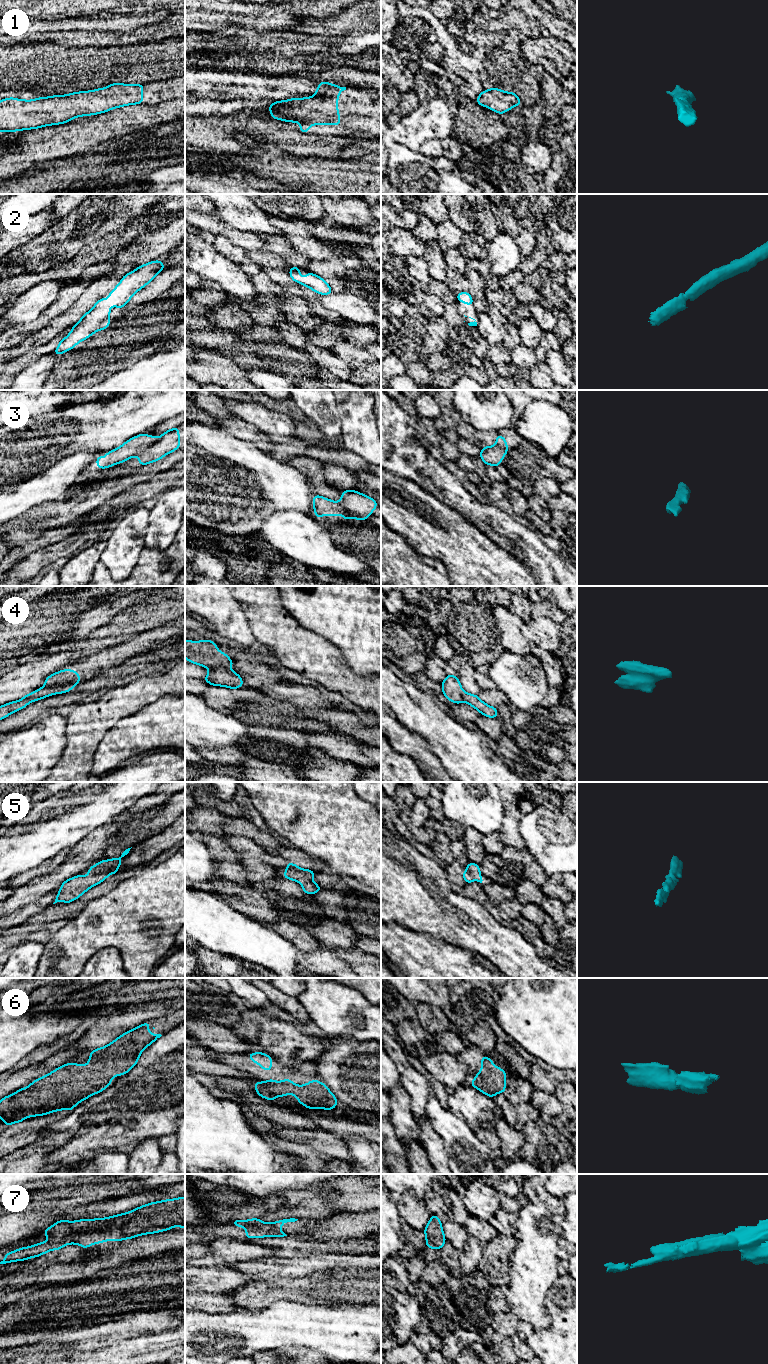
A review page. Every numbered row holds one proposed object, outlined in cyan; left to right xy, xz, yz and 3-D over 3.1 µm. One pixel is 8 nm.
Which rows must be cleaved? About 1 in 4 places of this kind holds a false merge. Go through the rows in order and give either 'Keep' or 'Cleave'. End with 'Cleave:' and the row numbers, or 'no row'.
1: Keep
2: Keep
3: Cleave
4: Keep
5: Keep
6: Keep
7: Keep
Cleave: 3

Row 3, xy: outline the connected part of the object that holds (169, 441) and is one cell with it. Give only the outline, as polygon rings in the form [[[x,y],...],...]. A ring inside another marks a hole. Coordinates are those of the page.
[[[178,427],[172,428],[164,432],[158,441],[152,445],[142,449],[137,455],[140,465],[147,465],[149,463],[158,461],[165,455],[180,448],[179,439],[180,429]]]

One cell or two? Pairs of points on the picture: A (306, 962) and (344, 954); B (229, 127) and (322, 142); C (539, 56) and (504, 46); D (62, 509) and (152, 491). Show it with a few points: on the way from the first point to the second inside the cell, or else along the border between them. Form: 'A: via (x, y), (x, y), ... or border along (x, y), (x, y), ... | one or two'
A: border along (332, 951), (351, 967) | two
B: via (252, 127), (276, 132), (288, 142), (299, 142) | one
C: border along (520, 39), (520, 48), (525, 57), (541, 66) | two
D: border along (130, 489), (115, 494), (99, 507) | two

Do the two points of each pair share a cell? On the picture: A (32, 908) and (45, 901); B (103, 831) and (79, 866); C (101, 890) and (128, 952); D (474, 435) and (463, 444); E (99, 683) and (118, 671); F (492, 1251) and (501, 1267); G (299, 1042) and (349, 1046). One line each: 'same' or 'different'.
A: same
B: same
C: different
D: different
E: same
F: same
G: different

